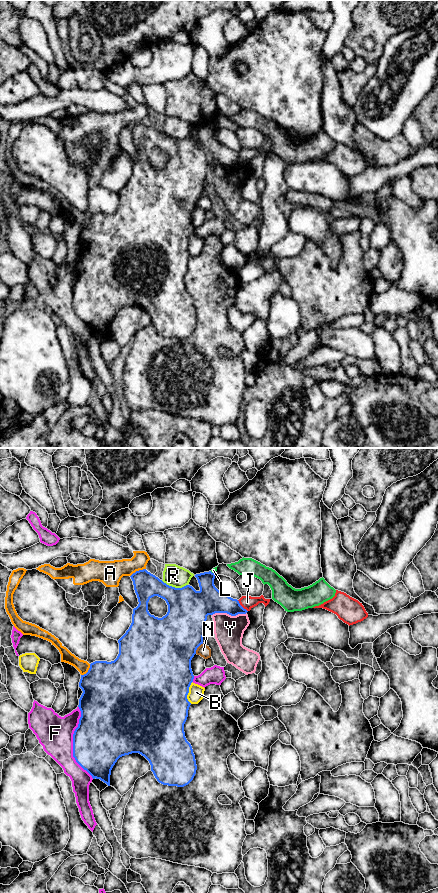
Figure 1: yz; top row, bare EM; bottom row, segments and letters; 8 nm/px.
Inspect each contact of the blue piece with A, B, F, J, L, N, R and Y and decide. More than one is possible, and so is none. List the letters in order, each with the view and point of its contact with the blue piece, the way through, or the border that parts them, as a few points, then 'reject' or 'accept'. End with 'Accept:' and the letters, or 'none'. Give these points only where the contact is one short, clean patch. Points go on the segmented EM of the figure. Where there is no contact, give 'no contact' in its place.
A: contact yz (137, 571); reject
B: contact yz (188, 692); reject
F: contact yz (73, 742); reject
J: contact yz (241, 606); border yz (237, 600), (247, 611); reject
L: contact yz (213, 573); reject
N: contact yz (197, 647); reject
R: contact yz (174, 587); reject
Y: contact yz (229, 614); reject
Accept: none

